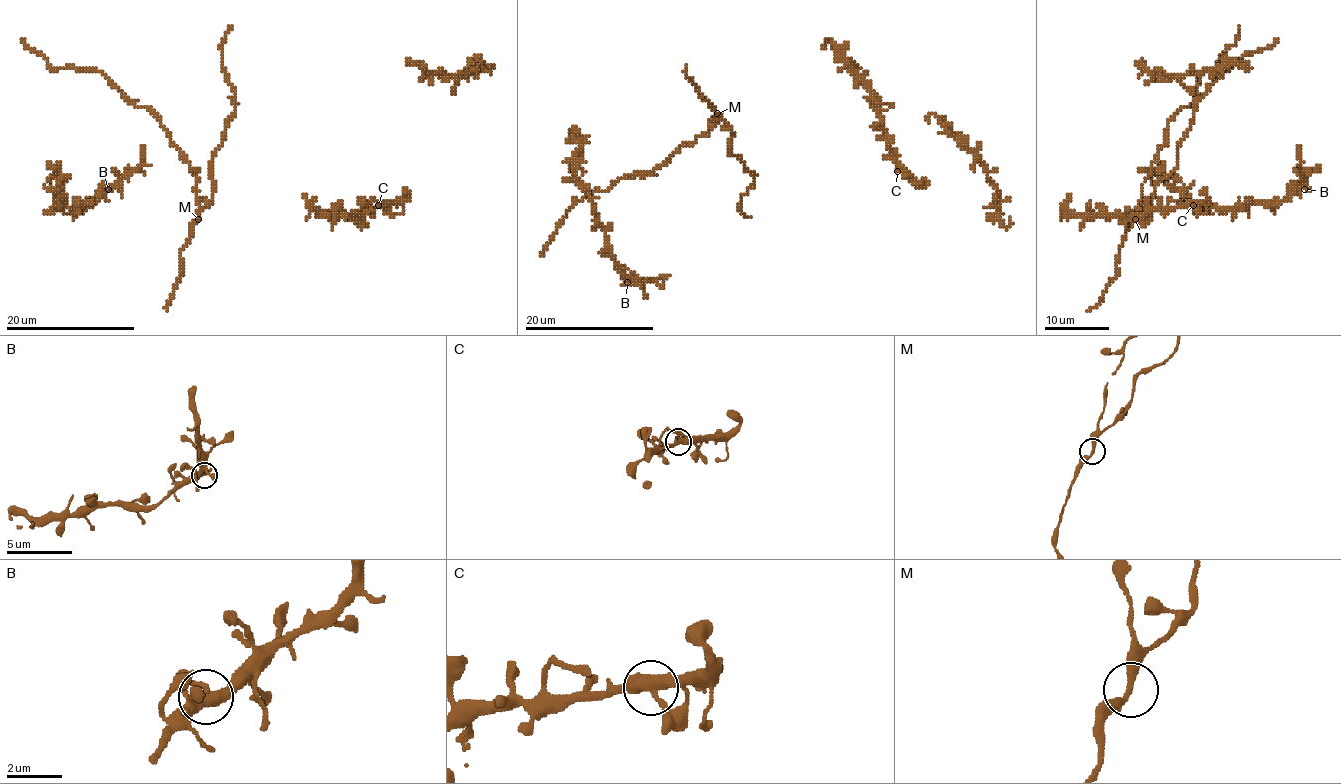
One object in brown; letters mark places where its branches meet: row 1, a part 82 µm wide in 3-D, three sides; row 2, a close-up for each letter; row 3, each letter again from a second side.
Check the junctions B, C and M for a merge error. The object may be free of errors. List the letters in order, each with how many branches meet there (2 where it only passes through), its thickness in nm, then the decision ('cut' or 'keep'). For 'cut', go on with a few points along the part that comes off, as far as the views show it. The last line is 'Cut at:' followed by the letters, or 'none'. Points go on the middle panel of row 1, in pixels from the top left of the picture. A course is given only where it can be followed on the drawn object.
B: branches 2; calibre 280 nm; keep
C: branches 2; calibre 280 nm; keep
M: branches 2; calibre 260 nm; keep
Cut at: none

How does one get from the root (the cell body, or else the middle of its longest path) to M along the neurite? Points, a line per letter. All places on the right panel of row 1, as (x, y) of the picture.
M: (1143, 206), (1134, 219)

